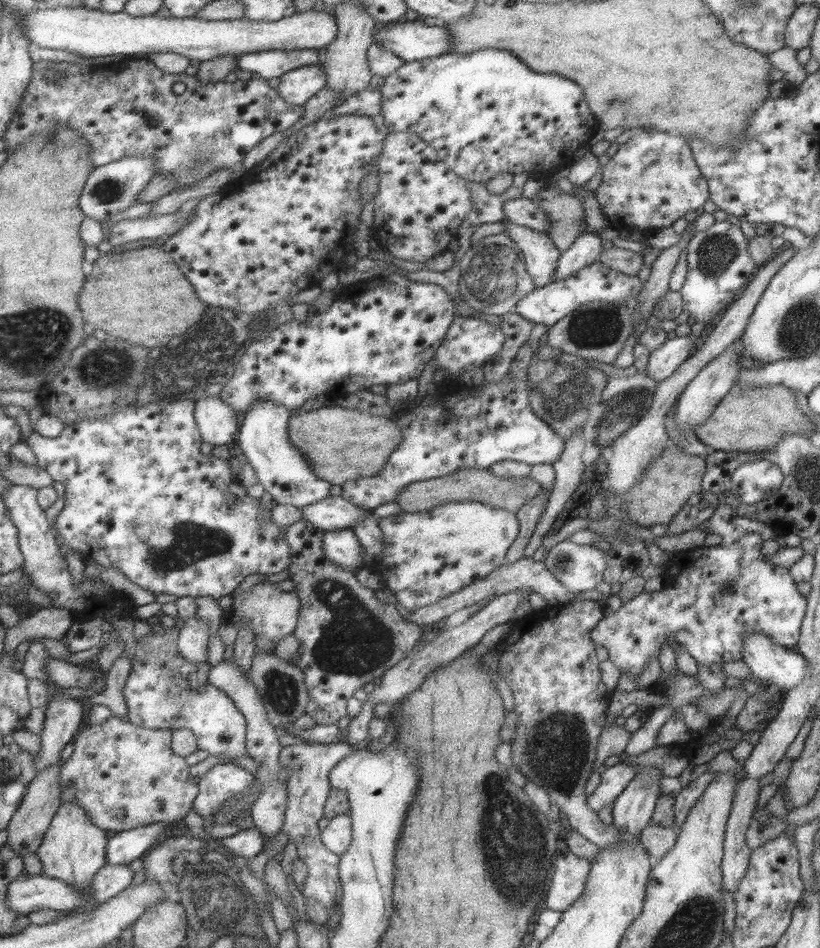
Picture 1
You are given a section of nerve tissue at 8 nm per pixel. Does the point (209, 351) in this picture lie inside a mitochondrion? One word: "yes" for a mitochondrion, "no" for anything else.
yes

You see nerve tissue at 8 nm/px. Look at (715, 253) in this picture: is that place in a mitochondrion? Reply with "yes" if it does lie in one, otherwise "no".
yes

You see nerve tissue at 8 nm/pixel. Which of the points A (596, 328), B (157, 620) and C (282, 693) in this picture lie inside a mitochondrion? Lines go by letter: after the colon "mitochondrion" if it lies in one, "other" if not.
A: mitochondrion
B: other
C: mitochondrion

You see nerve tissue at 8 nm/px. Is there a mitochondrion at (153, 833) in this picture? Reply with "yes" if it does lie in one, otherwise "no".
no

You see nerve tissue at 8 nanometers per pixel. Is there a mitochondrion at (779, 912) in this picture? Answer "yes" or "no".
no

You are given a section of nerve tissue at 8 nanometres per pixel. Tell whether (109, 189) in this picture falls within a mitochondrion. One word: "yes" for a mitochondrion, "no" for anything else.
yes

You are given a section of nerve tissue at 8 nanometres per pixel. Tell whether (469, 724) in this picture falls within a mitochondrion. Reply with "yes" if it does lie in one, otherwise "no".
no

